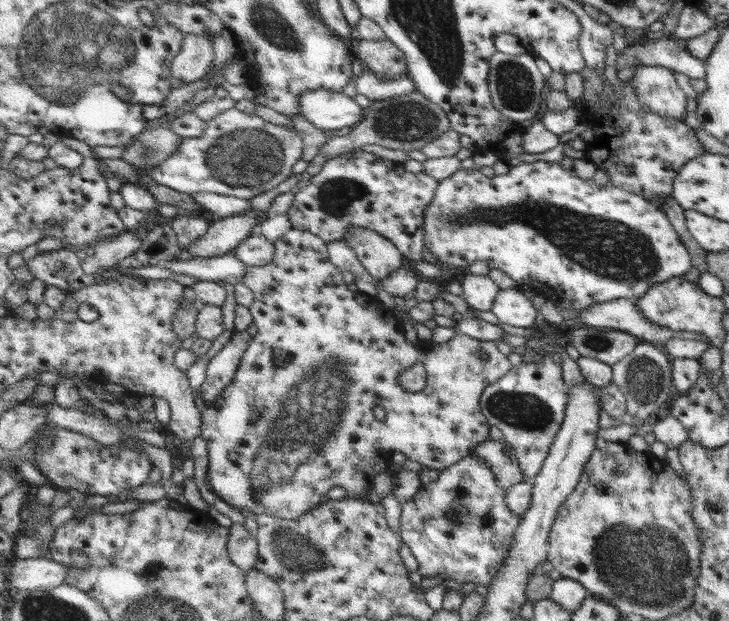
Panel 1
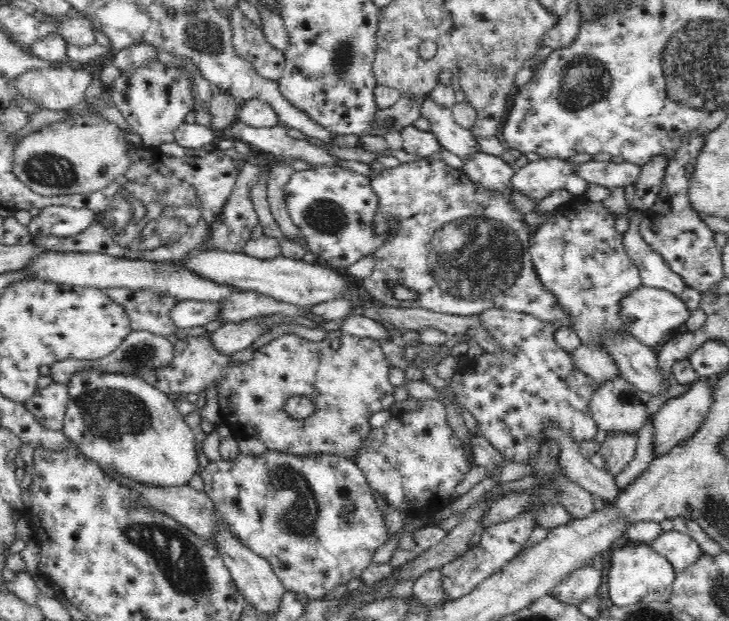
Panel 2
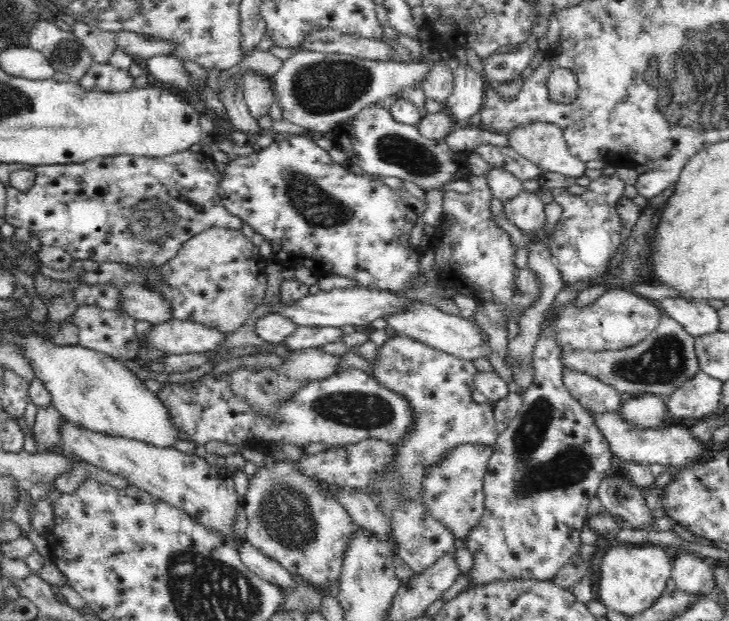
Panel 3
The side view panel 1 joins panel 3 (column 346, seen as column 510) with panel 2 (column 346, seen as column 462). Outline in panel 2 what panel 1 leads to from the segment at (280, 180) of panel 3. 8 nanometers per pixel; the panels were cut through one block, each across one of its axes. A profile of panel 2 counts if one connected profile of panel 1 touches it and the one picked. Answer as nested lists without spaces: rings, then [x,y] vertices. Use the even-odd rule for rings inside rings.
[[[316,166],[294,171],[285,186],[285,204],[292,222],[299,227],[299,236],[307,252],[318,254],[320,263],[330,269],[348,268],[354,262],[374,252],[384,240],[373,231],[373,216],[378,208],[378,197],[370,186],[369,178],[340,166]]]

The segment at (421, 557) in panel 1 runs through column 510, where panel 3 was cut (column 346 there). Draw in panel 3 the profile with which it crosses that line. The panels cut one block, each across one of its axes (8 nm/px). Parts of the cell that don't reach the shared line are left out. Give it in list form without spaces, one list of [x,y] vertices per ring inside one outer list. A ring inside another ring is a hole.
[[[269,459],[264,466],[258,466],[258,470],[254,472],[254,476],[250,478],[248,482],[248,488],[246,488],[246,500],[242,502],[244,514],[247,516],[246,536],[244,540],[249,543],[254,549],[258,550],[260,554],[266,556],[267,559],[274,560],[276,563],[280,563],[292,576],[300,576],[302,580],[306,580],[310,585],[322,589],[326,592],[334,592],[340,582],[340,576],[343,571],[344,559],[346,556],[346,550],[348,550],[350,542],[353,540],[353,536],[360,533],[363,528],[352,519],[350,512],[346,510],[345,505],[338,500],[337,488],[334,485],[319,480],[313,474],[307,476],[301,472],[300,469],[301,460],[271,460]]]

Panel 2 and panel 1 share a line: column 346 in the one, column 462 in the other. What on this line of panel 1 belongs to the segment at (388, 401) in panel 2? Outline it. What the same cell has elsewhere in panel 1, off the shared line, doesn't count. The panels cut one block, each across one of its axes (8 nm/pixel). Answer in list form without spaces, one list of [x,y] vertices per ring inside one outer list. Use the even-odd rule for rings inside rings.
[[[292,228],[281,240],[274,243],[276,251],[273,262],[265,266],[249,266],[245,269],[242,283],[252,288],[254,292],[254,303],[250,311],[254,318],[257,333],[252,338],[247,351],[243,355],[236,378],[222,392],[217,401],[206,402],[202,414],[202,436],[207,440],[209,448],[210,464],[208,469],[208,480],[210,487],[225,502],[228,502],[242,512],[253,512],[255,514],[270,514],[279,518],[297,520],[304,514],[308,514],[323,500],[327,492],[333,488],[343,488],[348,498],[369,501],[368,496],[373,491],[375,476],[383,472],[392,472],[396,464],[397,455],[407,456],[407,459],[416,461],[423,468],[434,469],[437,472],[445,471],[449,467],[460,462],[465,456],[479,448],[485,440],[489,440],[491,425],[488,418],[481,412],[480,401],[485,389],[500,378],[503,378],[514,366],[509,362],[507,355],[502,354],[497,348],[496,341],[485,341],[459,333],[449,342],[443,344],[432,344],[418,342],[416,345],[407,342],[405,330],[400,315],[394,308],[389,309],[378,300],[357,290],[352,292],[343,281],[343,269],[337,268],[330,260],[328,244],[320,236],[301,229]],[[481,352],[486,353],[486,359],[481,359]],[[333,362],[341,362],[345,372],[337,372],[331,368],[321,368],[319,372],[311,374],[311,370],[317,370],[315,366],[333,366]],[[416,362],[423,362],[428,372],[428,383],[425,390],[421,392],[409,392],[399,384],[399,375],[406,369],[411,368]],[[319,390],[319,392],[317,392]],[[319,396],[319,398],[317,398]],[[297,400],[297,402],[295,402]],[[375,406],[381,407],[386,416],[384,420],[375,418]]]

